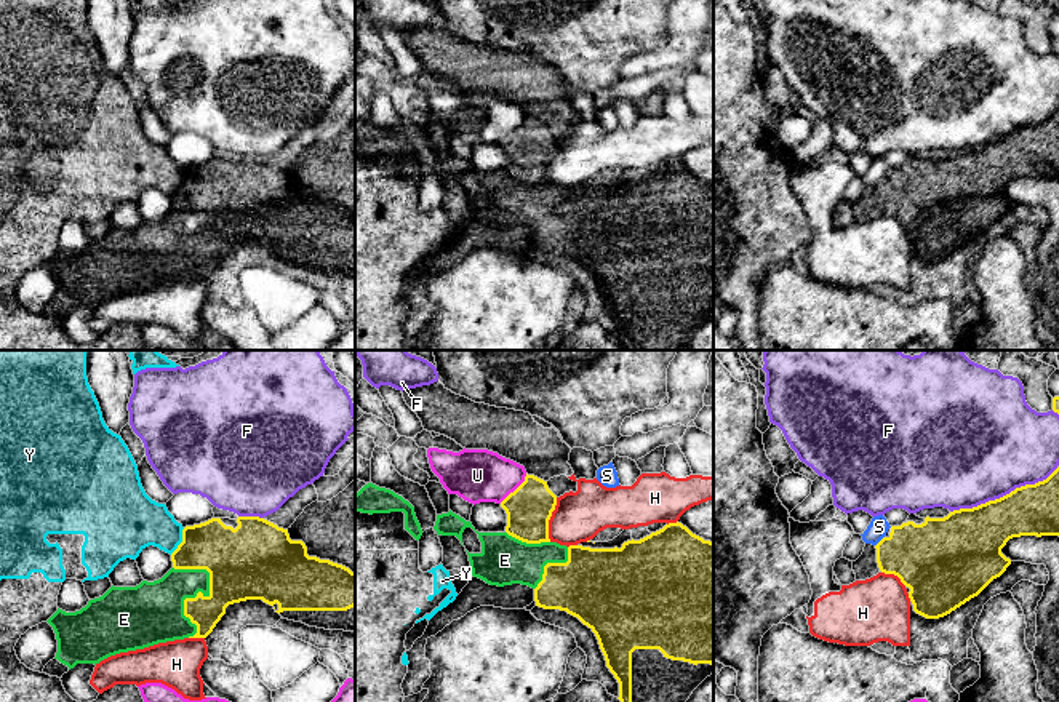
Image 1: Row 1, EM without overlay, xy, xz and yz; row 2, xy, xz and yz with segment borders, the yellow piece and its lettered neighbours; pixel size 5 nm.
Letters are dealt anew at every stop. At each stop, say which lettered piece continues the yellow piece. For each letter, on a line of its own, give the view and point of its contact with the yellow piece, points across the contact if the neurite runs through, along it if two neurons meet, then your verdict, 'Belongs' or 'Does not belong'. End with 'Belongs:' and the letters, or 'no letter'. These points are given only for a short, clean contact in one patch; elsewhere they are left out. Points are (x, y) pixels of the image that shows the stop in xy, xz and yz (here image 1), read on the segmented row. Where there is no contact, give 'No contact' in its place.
E: Touches yellow at xy (202, 595). Belongs
F: Touches yellow at yz (1003, 496). Does not belong
H: Touches yellow at xz (549, 518). Does not belong
S: Touches yellow at yz (880, 541). Boundary: yz (883, 536), (875, 546). Does not belong
U: Touches yellow at xz (515, 490). Boundary: xz (527, 474), (499, 502). Does not belong
Y: Touches yellow at xy (183, 541). Boundary: xy (184, 528), (181, 542), (170, 554). Does not belong
Belongs: E

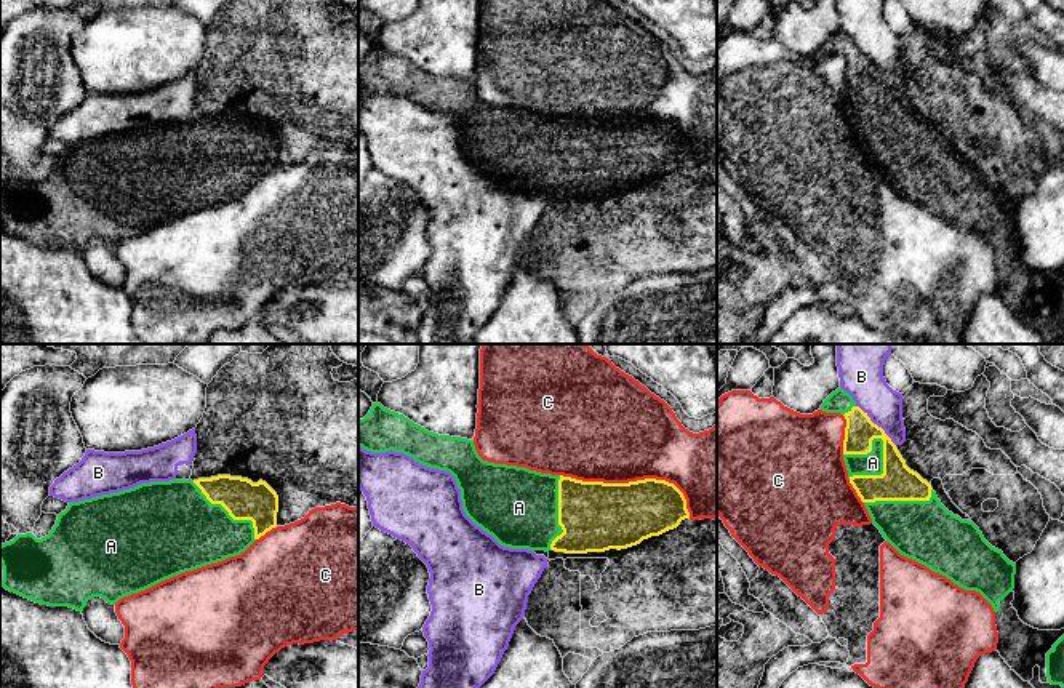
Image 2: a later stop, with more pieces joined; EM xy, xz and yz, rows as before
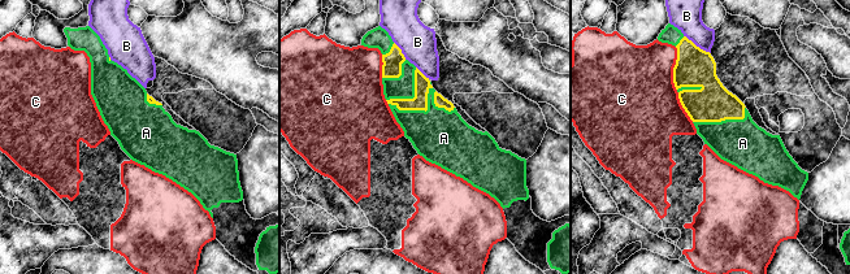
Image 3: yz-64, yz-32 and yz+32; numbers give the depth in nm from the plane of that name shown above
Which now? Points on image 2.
A: Touches yellow at yz (884, 472). Belongs
B: Touches yellow at yz (876, 424). Does not belong
C: Touches yellow at xz (634, 482). Does not belong
Belongs: A

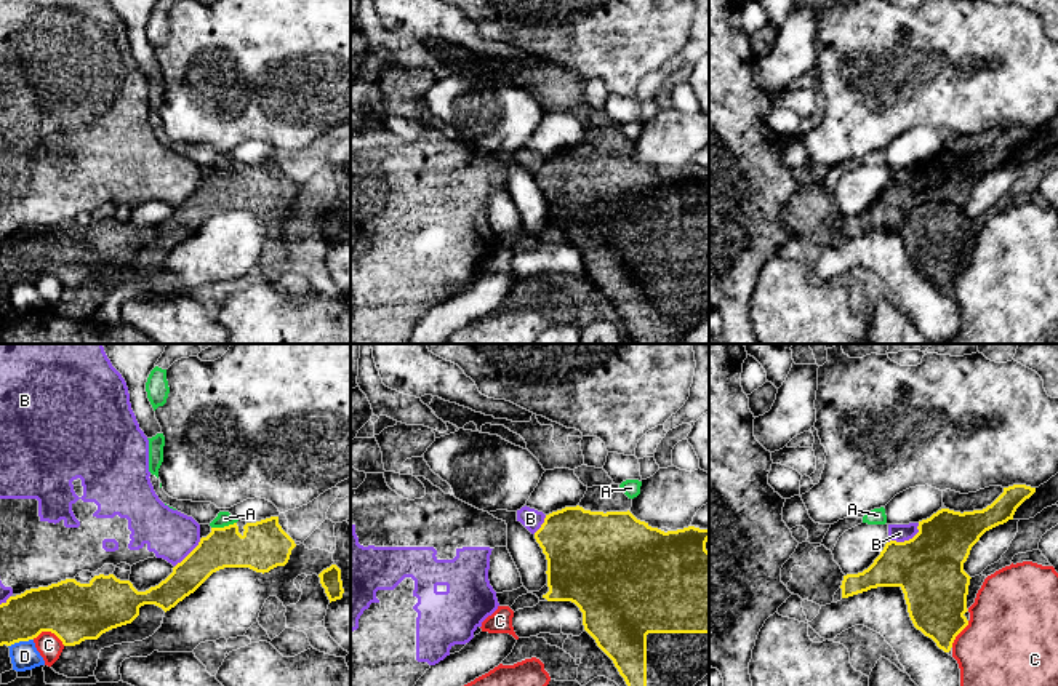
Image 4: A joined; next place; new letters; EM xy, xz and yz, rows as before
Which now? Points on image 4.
A: Touches yellow at xy (224, 526). Boundary: xy (236, 522), (212, 528). Does not belong
B: Touches yellow at yz (906, 541). Does not belong
C: Touches yellow at xy (48, 630). Does not belong
D: Touches yellow at xy (20, 640). Does not belong
Belongs: no letter

